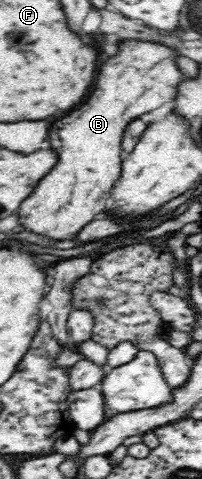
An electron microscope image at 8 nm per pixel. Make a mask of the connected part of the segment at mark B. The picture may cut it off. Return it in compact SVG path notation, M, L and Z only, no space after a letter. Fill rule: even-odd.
M122 38L114 55L100 59L98 77L86 103L52 123L50 149L57 160L18 209L25 229L55 240L73 240L80 228L102 217L104 205L122 174L123 133L144 113L176 101L178 85L186 80L178 66L181 56L178 48L160 40Z

